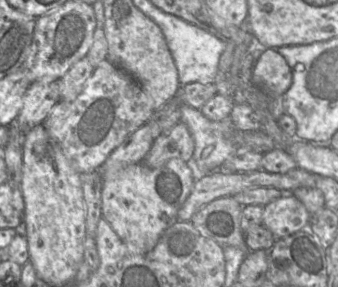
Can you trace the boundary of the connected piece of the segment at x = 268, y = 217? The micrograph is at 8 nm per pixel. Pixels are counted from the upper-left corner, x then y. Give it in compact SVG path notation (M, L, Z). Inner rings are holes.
M283 193L281 197L264 206L262 225L279 239L307 228L311 218L300 200L292 193Z

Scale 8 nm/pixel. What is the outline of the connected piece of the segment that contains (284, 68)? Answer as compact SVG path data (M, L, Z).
M267 49L252 70L252 83L271 100L284 95L292 84L292 72L284 57L276 49Z

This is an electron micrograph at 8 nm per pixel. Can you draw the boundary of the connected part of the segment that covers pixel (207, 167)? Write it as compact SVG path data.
M181 104L180 111L181 122L188 127L195 143L193 156L186 163L192 164L196 173L210 173L218 170L238 147L230 141L230 133L237 128L230 119L212 121L205 117L200 109L186 104Z

